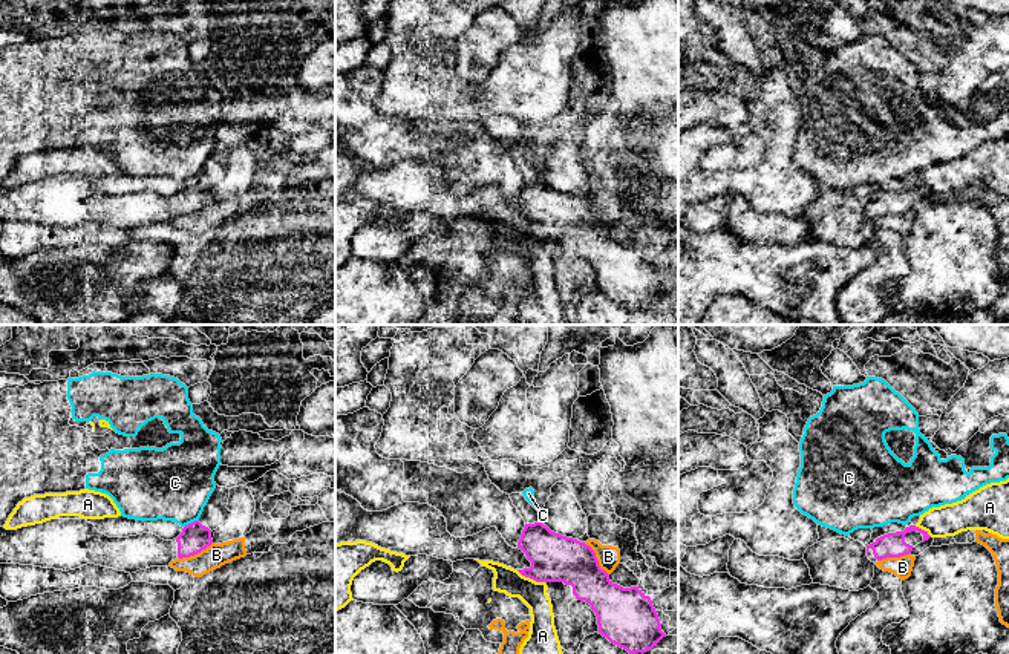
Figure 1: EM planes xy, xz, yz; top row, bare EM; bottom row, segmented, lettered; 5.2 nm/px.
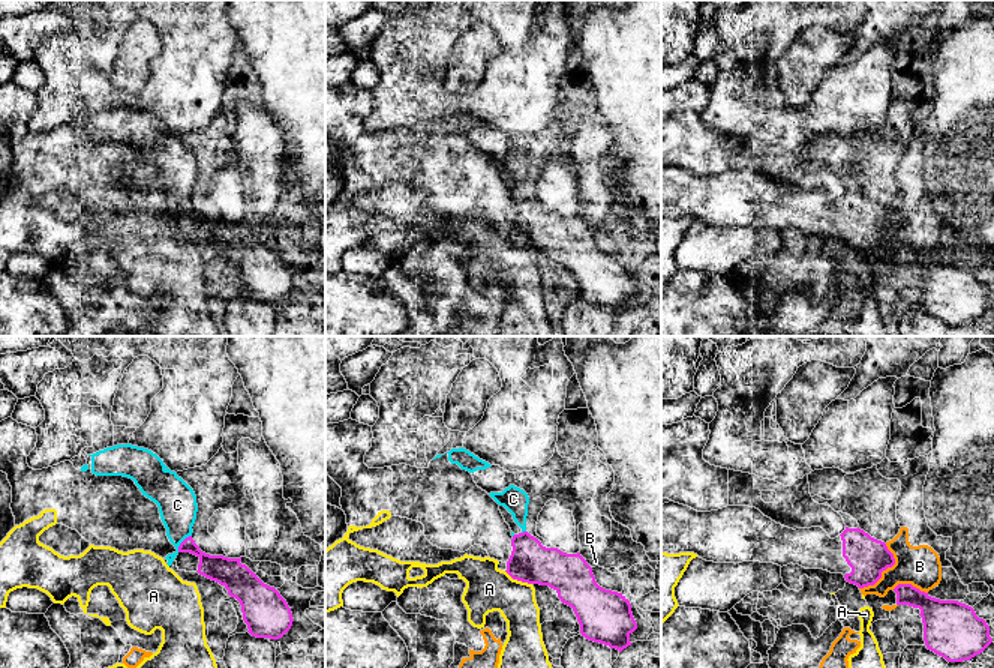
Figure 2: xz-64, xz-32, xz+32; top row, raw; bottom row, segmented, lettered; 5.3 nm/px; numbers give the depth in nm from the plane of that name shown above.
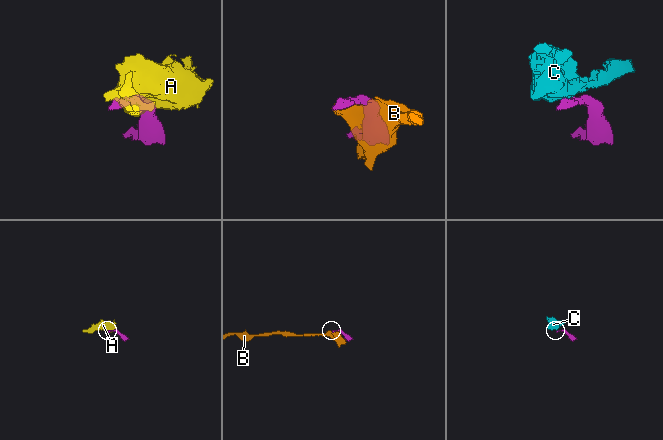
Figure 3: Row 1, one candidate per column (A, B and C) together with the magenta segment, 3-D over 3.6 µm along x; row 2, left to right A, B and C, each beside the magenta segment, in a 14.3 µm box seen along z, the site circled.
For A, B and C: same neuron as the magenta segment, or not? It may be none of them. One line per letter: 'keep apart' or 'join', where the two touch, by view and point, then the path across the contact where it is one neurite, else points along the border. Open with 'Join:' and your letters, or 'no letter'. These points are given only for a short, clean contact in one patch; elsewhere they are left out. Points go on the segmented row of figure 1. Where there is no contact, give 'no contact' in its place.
Join: no letter
A: keep apart | xz (530, 578) | along xz (516, 570), (544, 582)
B: keep apart | xz (596, 558)
C: keep apart | xy (192, 523) | along xy (198, 519), (184, 527)

